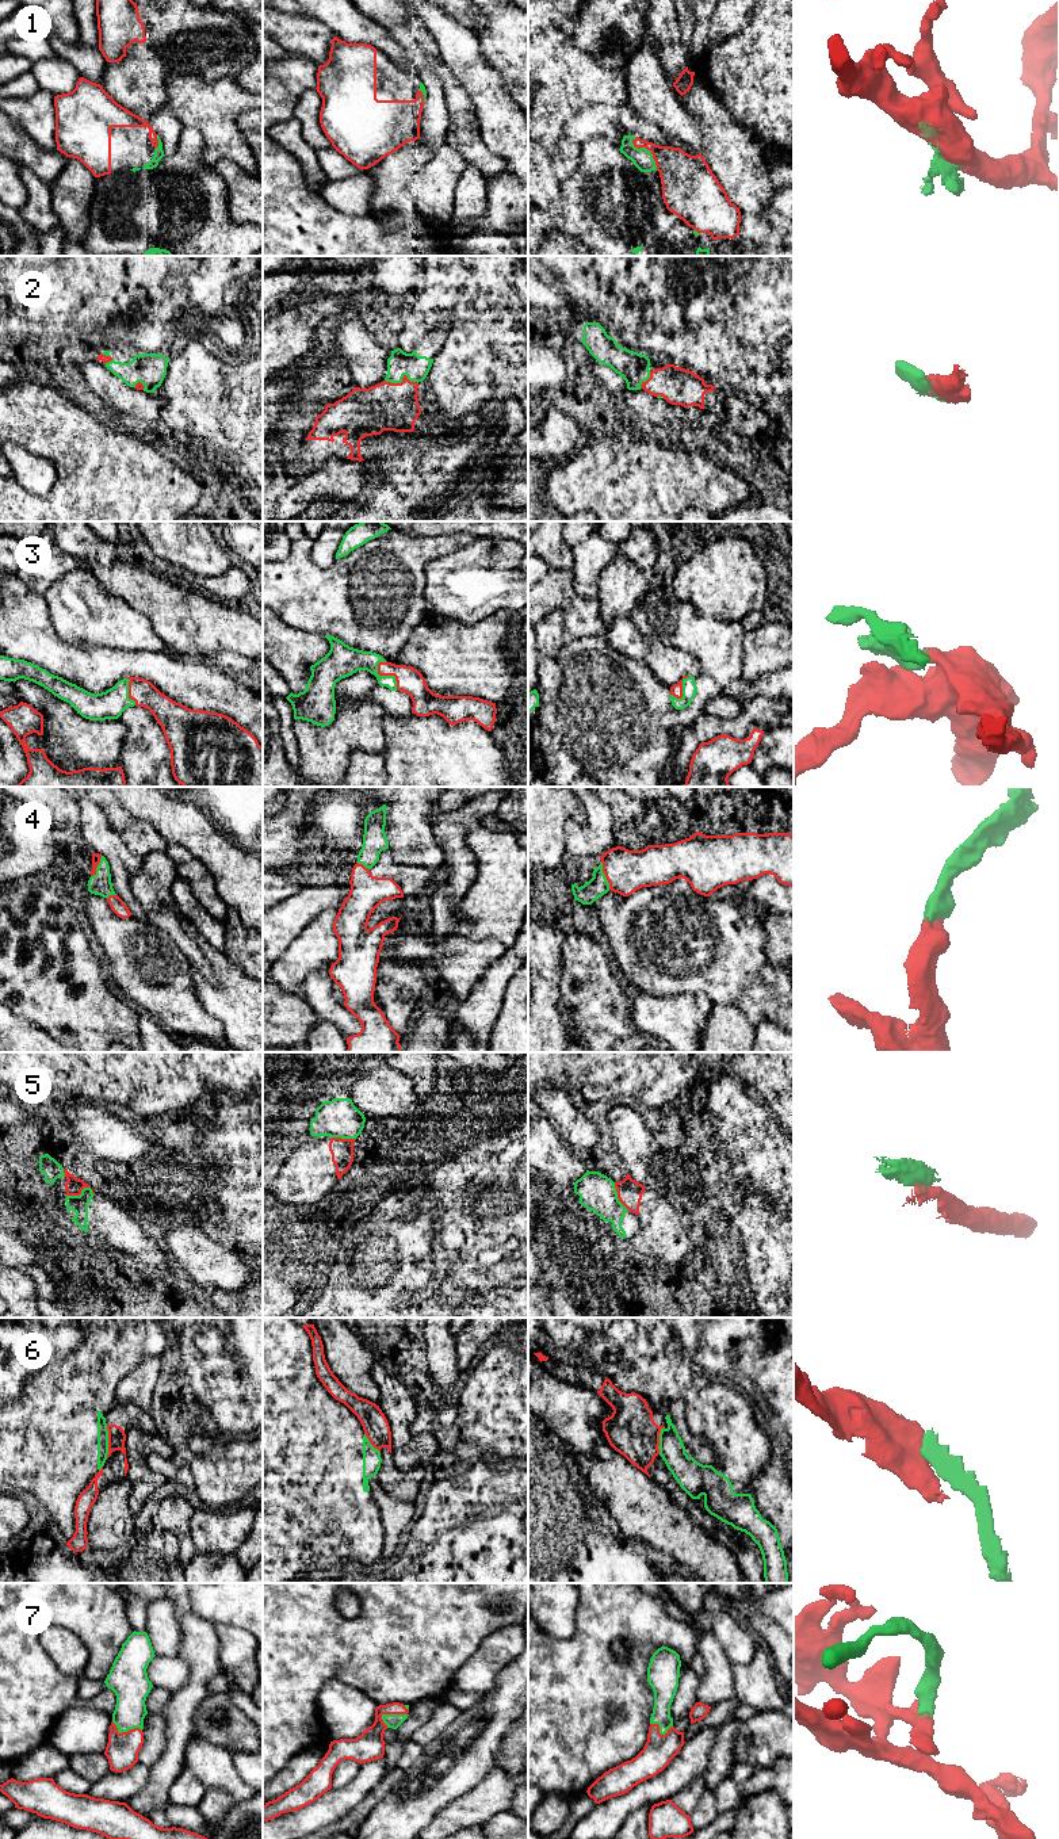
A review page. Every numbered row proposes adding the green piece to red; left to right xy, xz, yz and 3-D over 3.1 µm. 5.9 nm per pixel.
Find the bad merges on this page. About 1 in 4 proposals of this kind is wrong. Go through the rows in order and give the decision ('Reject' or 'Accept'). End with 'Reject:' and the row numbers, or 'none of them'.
1: Accept
2: Accept
3: Accept
4: Accept
5: Reject
6: Reject
7: Accept
Reject: 5, 6

